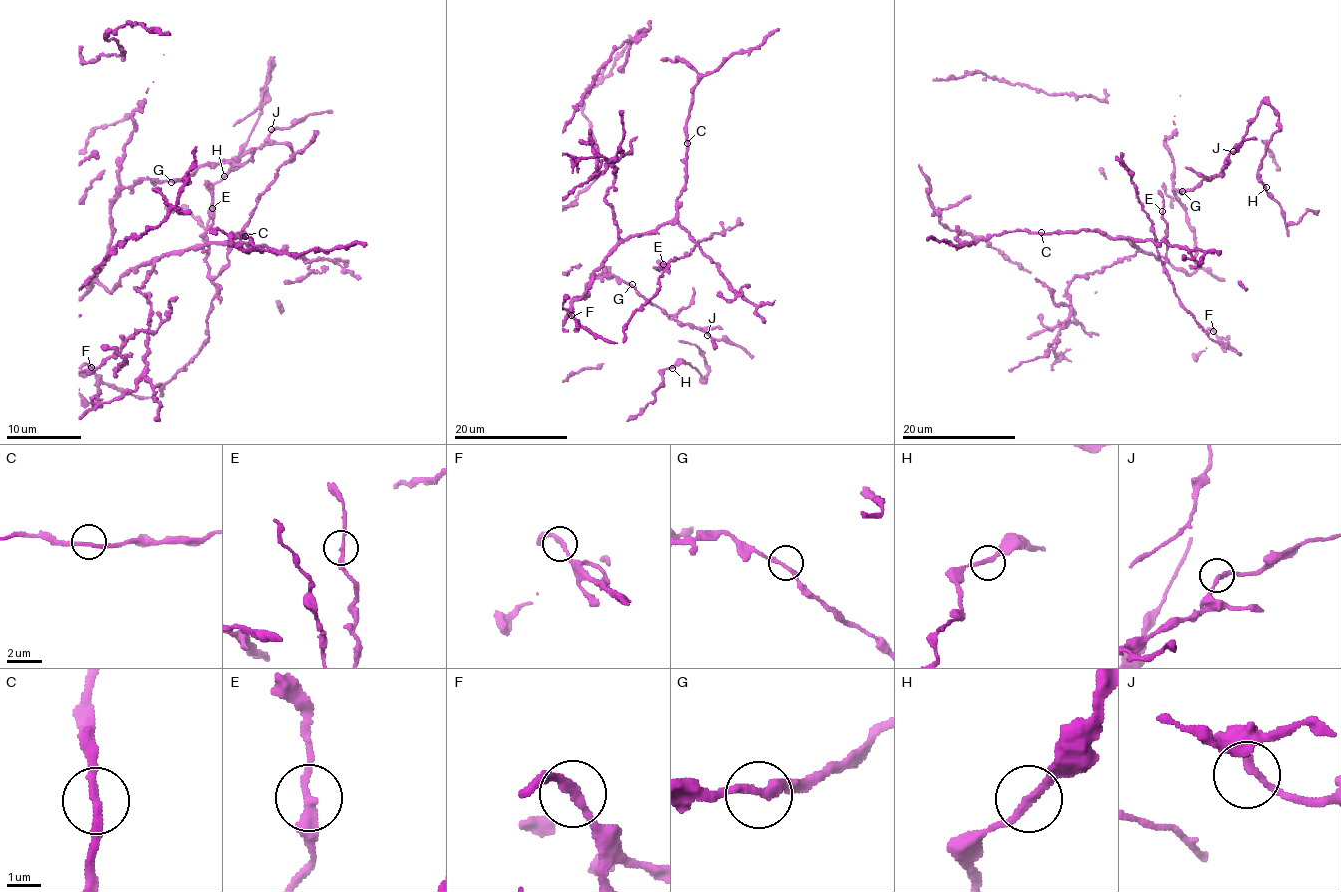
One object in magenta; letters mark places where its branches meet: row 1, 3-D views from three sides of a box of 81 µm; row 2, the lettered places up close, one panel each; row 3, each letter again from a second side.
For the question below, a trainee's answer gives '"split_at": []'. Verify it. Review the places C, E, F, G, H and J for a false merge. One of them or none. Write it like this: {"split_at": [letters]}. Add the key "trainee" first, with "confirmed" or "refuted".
{"trainee": "confirmed", "split_at": []}

